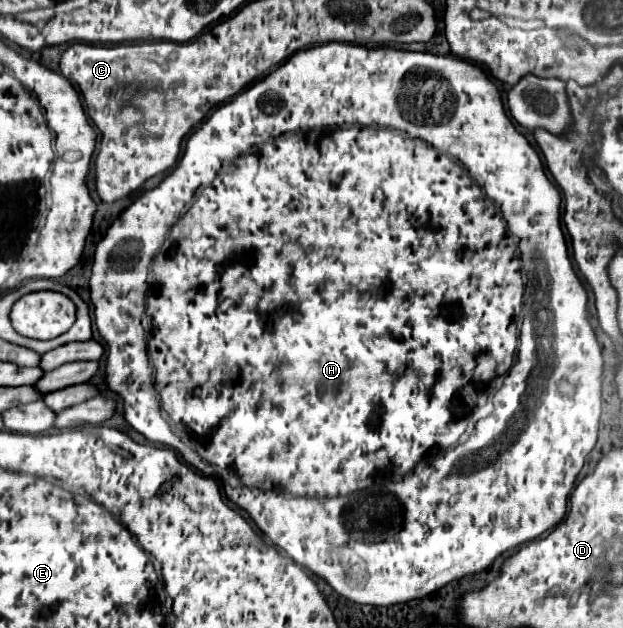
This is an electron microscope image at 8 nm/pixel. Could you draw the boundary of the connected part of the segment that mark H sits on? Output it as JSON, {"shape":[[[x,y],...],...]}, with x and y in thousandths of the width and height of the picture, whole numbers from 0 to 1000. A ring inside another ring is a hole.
{"shape":[[[554,68],[509,72],[509,75],[490,78],[483,84],[474,84],[451,107],[445,107],[441,113],[413,126],[400,142],[393,142],[390,148],[384,148],[371,161],[352,167],[339,180],[339,186],[303,218],[303,225],[297,231],[297,244],[294,244],[291,256],[284,260],[284,266],[249,301],[233,304],[213,326],[207,326],[185,349],[185,355],[175,361],[172,374],[159,384],[159,390],[152,396],[156,412],[149,419],[149,438],[143,447],[143,460],[146,460],[146,479],[152,486],[152,514],[156,514],[159,533],[165,537],[165,543],[172,549],[169,594],[172,594],[175,619],[194,629],[194,635],[201,642],[201,667],[217,686],[233,693],[242,705],[258,705],[258,709],[281,715],[284,721],[294,725],[297,737],[303,737],[307,744],[313,744],[326,756],[352,760],[358,769],[361,788],[371,801],[393,811],[416,844],[429,852],[448,874],[454,874],[483,903],[518,919],[544,947],[557,951],[567,960],[618,963],[618,967],[650,960],[660,954],[676,954],[676,951],[714,935],[724,925],[734,925],[746,916],[778,909],[804,881],[811,881],[811,877],[817,877],[817,874],[823,874],[843,861],[856,861],[865,852],[872,852],[875,846],[888,842],[904,826],[904,820],[910,814],[910,795],[913,795],[913,785],[923,772],[923,763],[926,763],[926,756],[939,737],[939,728],[952,718],[952,712],[958,705],[961,661],[965,661],[968,568],[965,568],[965,549],[961,549],[961,543],[958,543],[958,537],[945,518],[945,508],[942,508],[942,467],[939,467],[929,441],[923,438],[920,422],[917,422],[913,406],[910,406],[910,390],[907,390],[907,377],[904,377],[900,352],[897,352],[897,330],[900,330],[900,311],[888,298],[888,291],[878,285],[862,240],[849,231],[843,215],[830,212],[827,199],[820,196],[820,189],[814,186],[814,180],[807,174],[801,142],[785,129],[785,123],[778,119],[778,113],[769,104],[753,100],[753,97],[737,94],[737,91],[705,91],[705,88],[692,88],[692,84],[663,84],[663,81],[640,81],[640,78],[589,78],[579,72],[554,72]],[[230,498],[242,511],[242,521],[236,521],[236,524],[230,524],[230,518],[226,518]],[[753,518],[772,518],[772,540],[769,543],[759,543],[759,546],[753,543]],[[795,600],[804,600],[801,619],[787,621],[785,611],[778,619],[780,631],[772,632],[775,640],[787,640],[787,645],[759,642],[766,640],[766,623],[759,613],[762,610],[785,610]]]}

